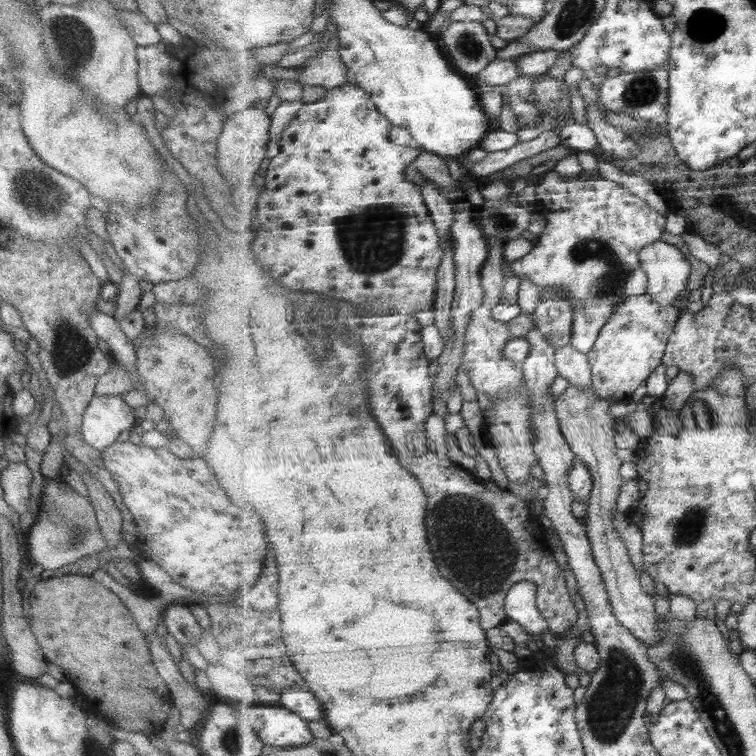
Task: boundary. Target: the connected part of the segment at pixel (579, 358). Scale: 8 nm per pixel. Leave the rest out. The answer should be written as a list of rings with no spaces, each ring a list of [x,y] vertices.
[[[569,344],[557,348],[555,358],[557,370],[569,383],[583,390],[594,390],[593,371],[588,354],[579,352]]]

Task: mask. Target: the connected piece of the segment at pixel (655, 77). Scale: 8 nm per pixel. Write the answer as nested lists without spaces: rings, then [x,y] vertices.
[[[668,63],[653,70],[623,73],[616,77],[606,77],[599,85],[600,100],[603,107],[616,114],[627,114],[638,120],[657,124],[668,121],[670,100],[670,70]]]

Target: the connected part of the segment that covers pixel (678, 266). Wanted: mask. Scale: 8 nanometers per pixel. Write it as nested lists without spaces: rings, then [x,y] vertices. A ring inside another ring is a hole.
[[[662,241],[647,246],[639,254],[648,276],[648,294],[660,306],[673,306],[681,292],[687,290],[693,270],[691,262],[677,246]]]

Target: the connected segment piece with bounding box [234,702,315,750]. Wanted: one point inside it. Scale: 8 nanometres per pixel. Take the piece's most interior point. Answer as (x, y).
(278, 727)

